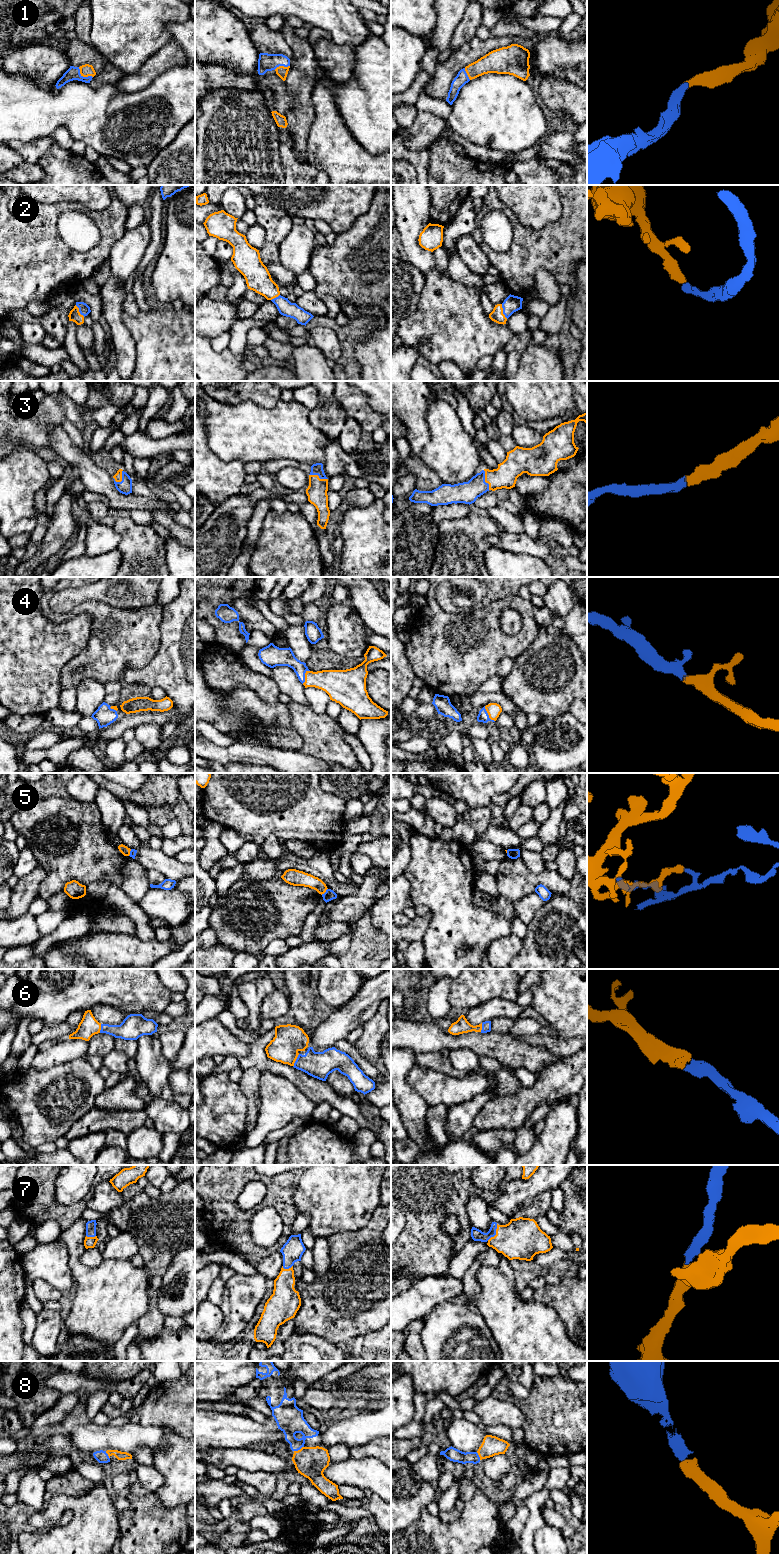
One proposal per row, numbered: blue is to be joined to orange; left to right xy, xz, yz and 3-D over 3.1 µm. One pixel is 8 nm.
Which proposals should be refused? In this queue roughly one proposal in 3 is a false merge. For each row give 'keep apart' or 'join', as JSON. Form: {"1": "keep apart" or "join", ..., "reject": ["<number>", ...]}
{"1": "join", "2": "join", "3": "join", "4": "join", "5": "keep apart", "6": "join", "7": "join", "8": "join", "reject": ["5"]}

